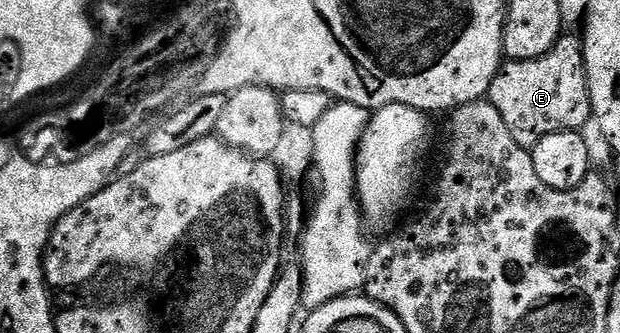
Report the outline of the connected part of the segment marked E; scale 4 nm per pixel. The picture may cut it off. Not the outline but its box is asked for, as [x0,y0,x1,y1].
[487,33,593,148]

